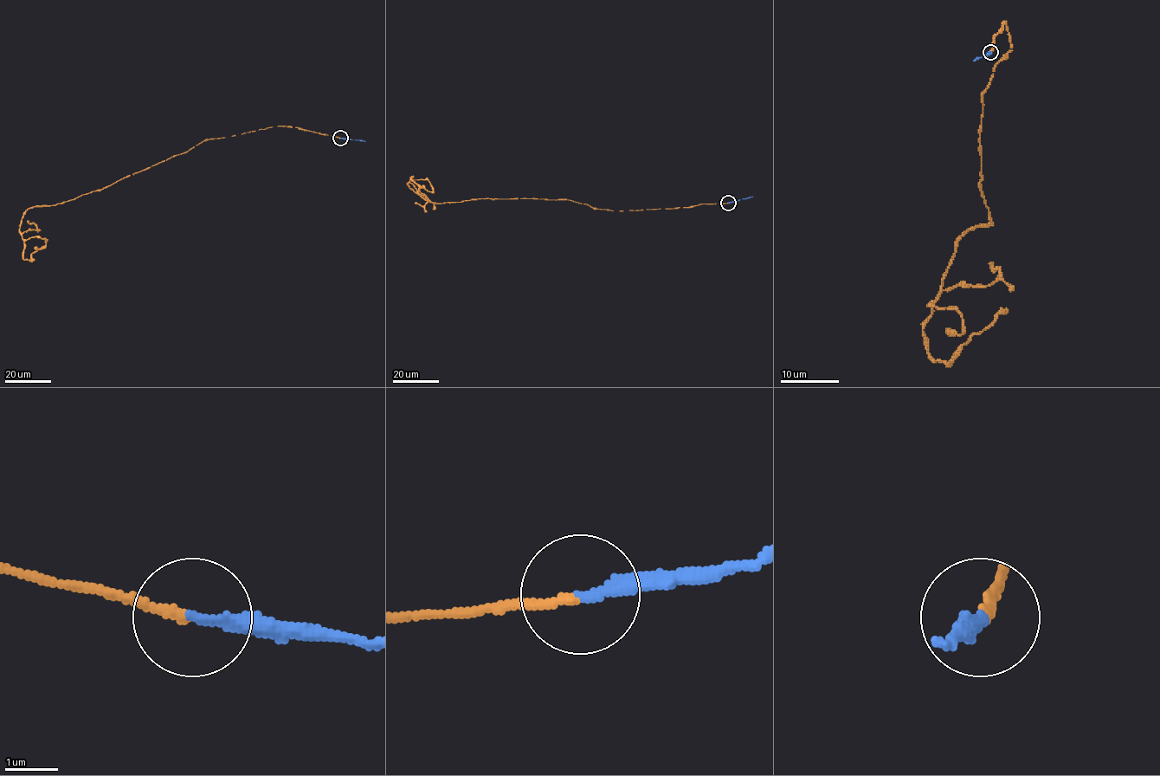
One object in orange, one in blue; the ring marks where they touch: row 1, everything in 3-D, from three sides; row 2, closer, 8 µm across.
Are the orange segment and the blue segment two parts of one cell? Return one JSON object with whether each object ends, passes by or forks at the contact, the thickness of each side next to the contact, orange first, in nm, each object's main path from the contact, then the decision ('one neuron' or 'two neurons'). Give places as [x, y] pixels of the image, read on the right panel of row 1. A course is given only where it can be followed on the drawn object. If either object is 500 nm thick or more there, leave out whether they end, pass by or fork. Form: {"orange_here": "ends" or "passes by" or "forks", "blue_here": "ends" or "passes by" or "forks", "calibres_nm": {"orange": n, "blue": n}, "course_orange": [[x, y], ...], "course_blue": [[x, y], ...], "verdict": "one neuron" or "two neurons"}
{"orange_here": "ends", "blue_here": "ends", "calibres_nm": {"orange": 150, "blue": 220}, "course_orange": [[989, 52], [1004, 22], [980, 134], [991, 223], [957, 240], [922, 330], [930, 358], [949, 362], [1008, 309]], "course_blue": [[989, 52], [975, 61]], "verdict": "one neuron"}

